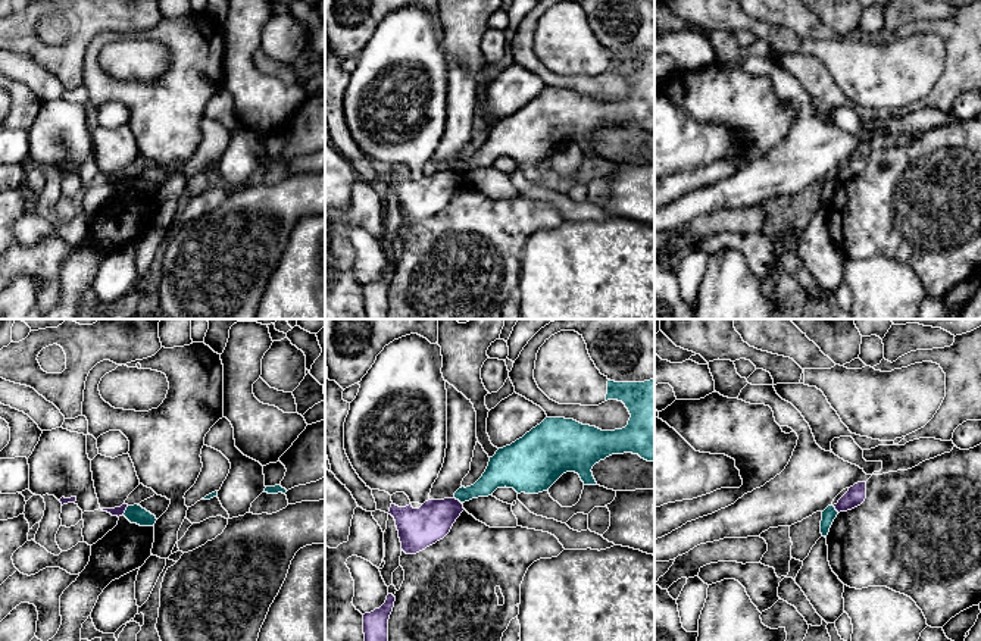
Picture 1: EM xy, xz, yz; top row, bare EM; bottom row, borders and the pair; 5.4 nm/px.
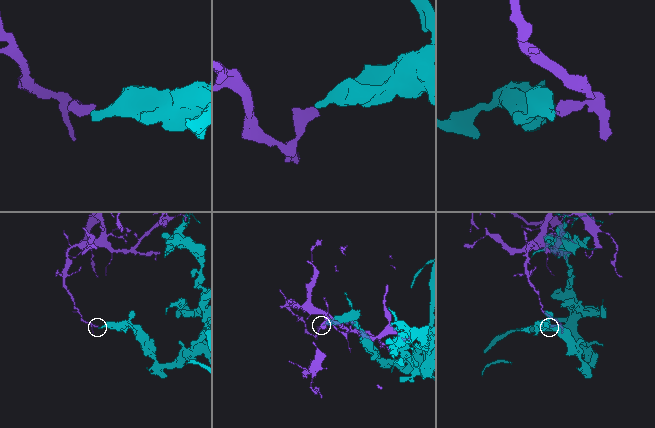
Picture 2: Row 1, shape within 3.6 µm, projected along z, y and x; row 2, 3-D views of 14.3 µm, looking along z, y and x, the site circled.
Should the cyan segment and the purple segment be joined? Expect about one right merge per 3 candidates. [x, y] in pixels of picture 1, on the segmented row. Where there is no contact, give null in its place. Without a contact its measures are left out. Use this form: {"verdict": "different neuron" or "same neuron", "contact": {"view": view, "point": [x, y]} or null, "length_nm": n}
{"verdict": "different neuron", "contact": {"view": "xy", "point": [125, 510]}, "length_nm": 60}

